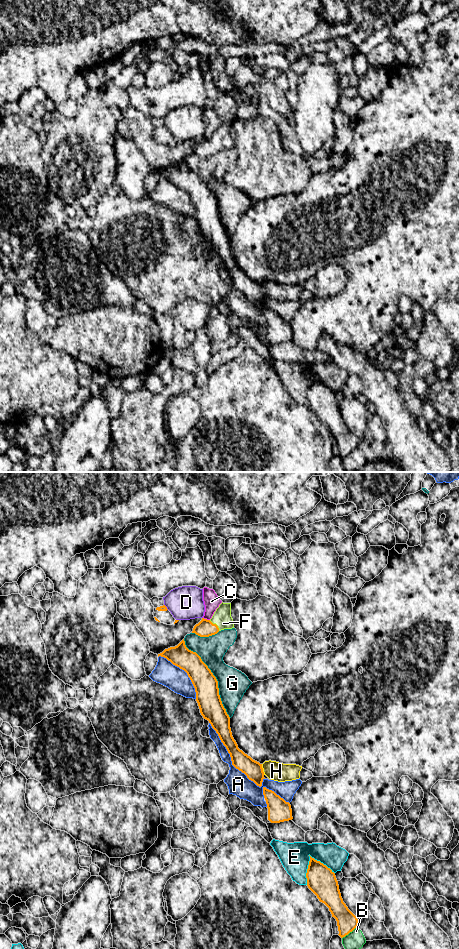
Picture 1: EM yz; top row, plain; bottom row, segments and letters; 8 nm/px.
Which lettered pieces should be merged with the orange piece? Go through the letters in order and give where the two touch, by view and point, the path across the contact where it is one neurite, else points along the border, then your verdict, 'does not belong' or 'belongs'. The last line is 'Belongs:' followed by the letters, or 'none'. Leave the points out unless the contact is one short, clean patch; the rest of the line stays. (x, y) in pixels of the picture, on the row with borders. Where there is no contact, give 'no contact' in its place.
A: meets orange in yz at (240, 770); does not belong
B: meets orange in yz at (349, 932); does not belong
C: meets orange in yz at (206, 619); does not belong
D: meets orange in yz at (166, 607); does not belong
E: meets orange in yz at (320, 862); does not belong
F: meets orange in yz at (215, 624); belongs
G: meets orange in yz at (215, 677); does not belong
H: meets orange in yz at (262, 769); does not belong
Belongs: F

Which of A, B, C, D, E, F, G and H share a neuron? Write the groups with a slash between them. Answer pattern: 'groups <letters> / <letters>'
groups A / B / C / D / E / F / G / H

